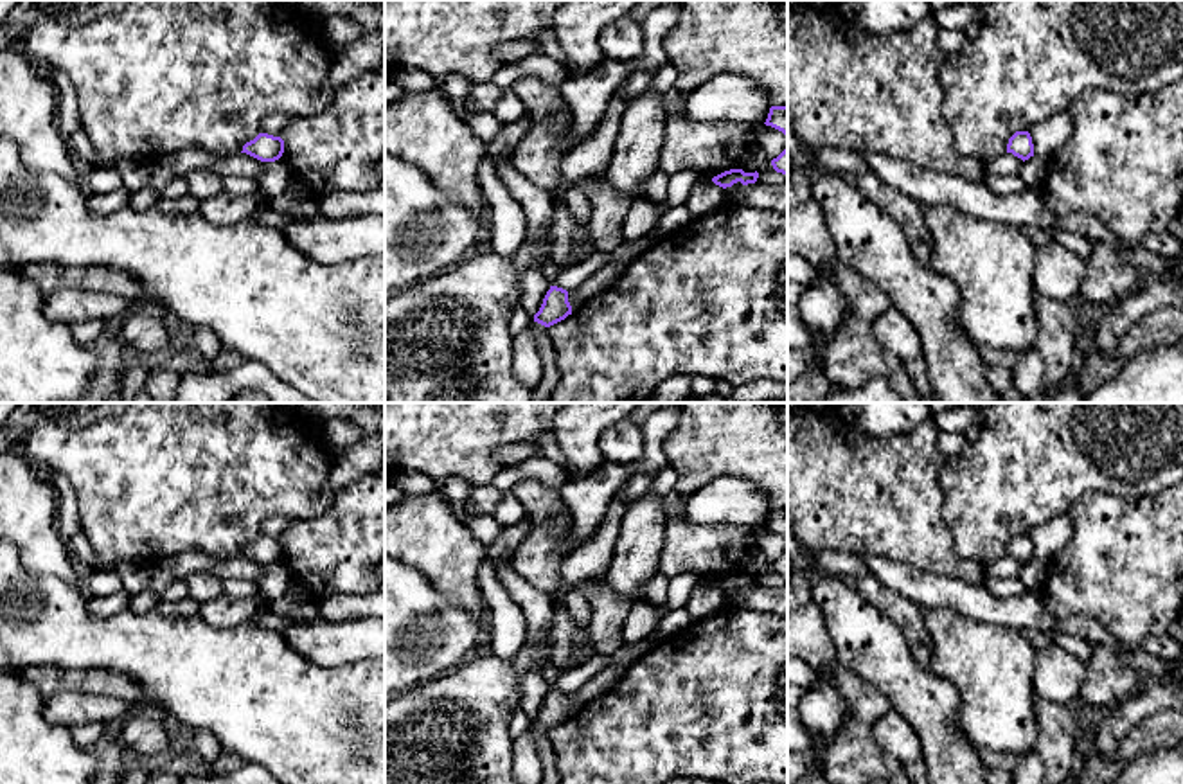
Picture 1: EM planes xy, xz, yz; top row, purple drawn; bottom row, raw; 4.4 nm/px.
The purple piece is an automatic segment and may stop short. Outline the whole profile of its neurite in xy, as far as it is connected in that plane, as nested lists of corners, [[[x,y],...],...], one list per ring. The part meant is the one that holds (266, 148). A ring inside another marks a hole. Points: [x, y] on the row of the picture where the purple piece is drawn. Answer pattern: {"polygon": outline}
{"polygon": [[[259,133],[254,140],[243,146],[243,151],[261,162],[275,162],[284,153],[284,140],[268,133]]]}

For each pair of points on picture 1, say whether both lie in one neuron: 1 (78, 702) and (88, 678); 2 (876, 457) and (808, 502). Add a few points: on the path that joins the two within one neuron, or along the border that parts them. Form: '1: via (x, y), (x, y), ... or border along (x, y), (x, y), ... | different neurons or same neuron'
1: border along (45, 696), (56, 691), (87, 691), (124, 702) | different neurons
2: via (860, 473), (845, 488), (824, 488) | same neuron

